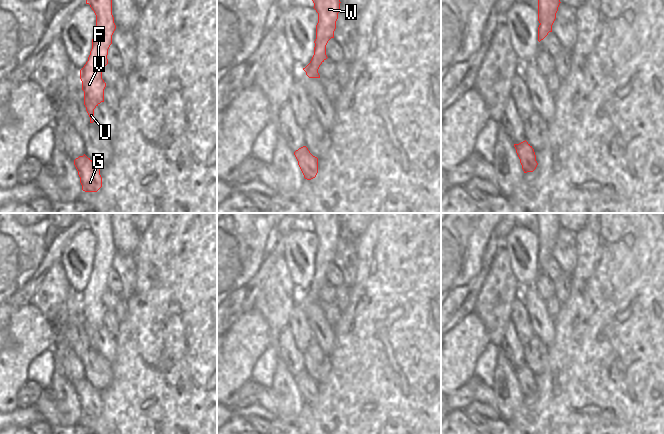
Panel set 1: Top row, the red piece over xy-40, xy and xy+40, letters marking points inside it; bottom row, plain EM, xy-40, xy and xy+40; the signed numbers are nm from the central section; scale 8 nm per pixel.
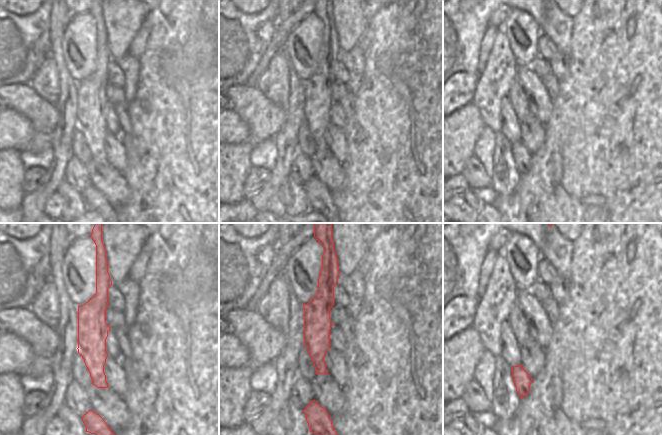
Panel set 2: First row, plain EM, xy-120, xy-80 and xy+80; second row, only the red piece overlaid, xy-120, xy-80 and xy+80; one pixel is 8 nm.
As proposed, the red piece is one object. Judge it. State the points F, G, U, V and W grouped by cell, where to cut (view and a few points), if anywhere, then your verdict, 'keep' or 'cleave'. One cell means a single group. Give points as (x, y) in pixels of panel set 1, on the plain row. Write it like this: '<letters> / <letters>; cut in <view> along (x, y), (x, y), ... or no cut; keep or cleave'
F G U V W; no cut; keep

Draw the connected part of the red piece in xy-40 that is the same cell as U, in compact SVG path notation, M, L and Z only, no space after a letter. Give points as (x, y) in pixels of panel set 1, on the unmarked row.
M84 213L86 228L96 239L96 251L92 263L92 273L88 285L80 294L84 329L94 346L94 333L104 326L106 307L102 303L102 293L108 288L108 273L112 268L112 259L116 253L112 239L112 221L110 213Z

